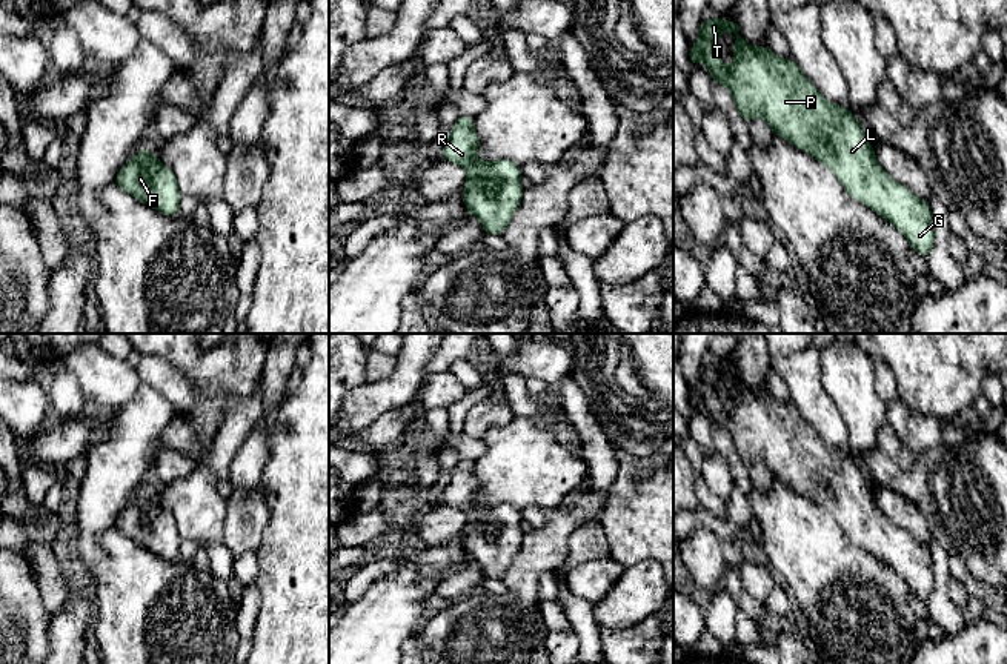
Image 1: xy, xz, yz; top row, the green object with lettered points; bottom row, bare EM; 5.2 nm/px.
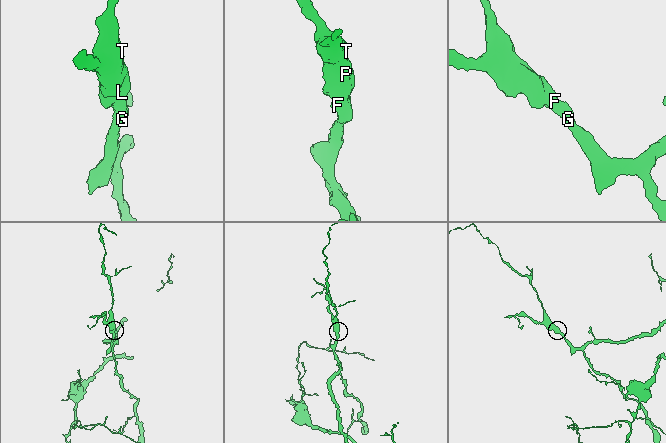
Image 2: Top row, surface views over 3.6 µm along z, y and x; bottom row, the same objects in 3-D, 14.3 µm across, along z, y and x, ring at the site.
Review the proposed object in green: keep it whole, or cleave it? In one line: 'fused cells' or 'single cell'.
single cell

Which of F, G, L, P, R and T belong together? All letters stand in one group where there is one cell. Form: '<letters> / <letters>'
F G L P R T

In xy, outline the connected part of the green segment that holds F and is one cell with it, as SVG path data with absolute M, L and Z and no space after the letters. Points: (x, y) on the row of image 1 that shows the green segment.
M141 148L117 174L115 183L163 215L178 215L177 177L154 152Z

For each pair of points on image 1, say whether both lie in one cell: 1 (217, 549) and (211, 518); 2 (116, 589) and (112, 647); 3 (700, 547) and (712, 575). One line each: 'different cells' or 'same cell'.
1: different cells
2: same cell
3: same cell

